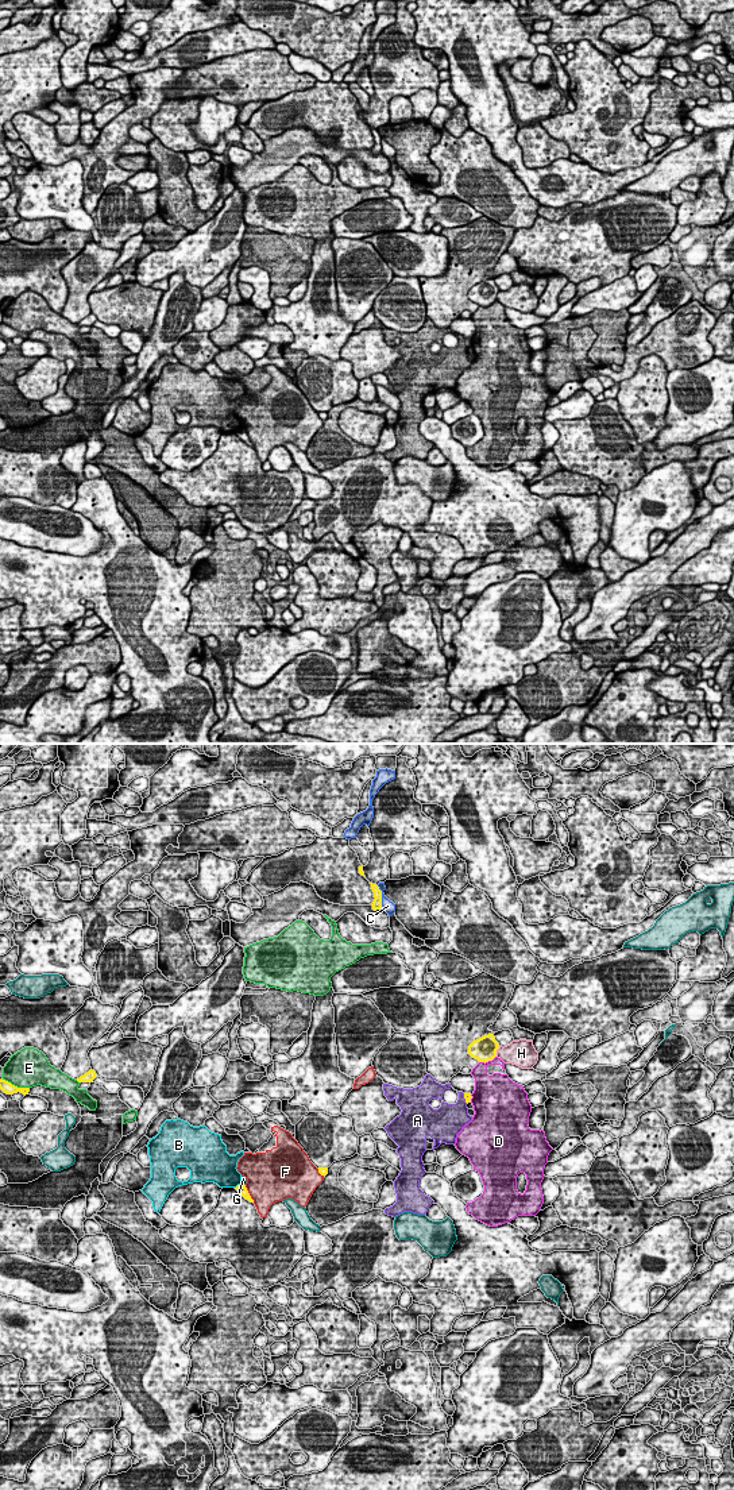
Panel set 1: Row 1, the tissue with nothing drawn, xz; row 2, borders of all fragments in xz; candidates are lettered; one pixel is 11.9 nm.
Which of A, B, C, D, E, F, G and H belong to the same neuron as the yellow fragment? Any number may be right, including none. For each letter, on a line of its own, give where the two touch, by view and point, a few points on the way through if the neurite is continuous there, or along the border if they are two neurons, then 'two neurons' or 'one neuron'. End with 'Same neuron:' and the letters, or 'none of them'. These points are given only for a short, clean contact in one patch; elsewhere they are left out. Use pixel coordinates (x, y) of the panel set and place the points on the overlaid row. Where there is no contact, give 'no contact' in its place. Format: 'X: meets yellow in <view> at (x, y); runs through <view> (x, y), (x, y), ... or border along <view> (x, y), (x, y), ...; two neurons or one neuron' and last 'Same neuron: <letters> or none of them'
A: meets yellow in xz at (464, 1097); border along xz (463, 1093), (467, 1103); two neurons
B: meets yellow in xz at (238, 1185); border along xz (240, 1182), (235, 1188); two neurons
C: meets yellow in xz at (381, 896); two neurons
D: meets yellow in xz at (487, 1061); two neurons
E: meets yellow in xz at (14, 1085); two neurons
F: meets yellow in xz at (248, 1193); two neurons
G: meets yellow in xz at (242, 1184); border along xz (242, 1182), (244, 1185); two neurons
H: meets yellow in xz at (495, 1052); two neurons
Same neuron: none of them

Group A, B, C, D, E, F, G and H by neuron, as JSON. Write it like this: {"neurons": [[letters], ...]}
{"neurons": [["A"], ["B"], ["C"], ["D"], ["E"], ["F"], ["G"], ["H"]]}

